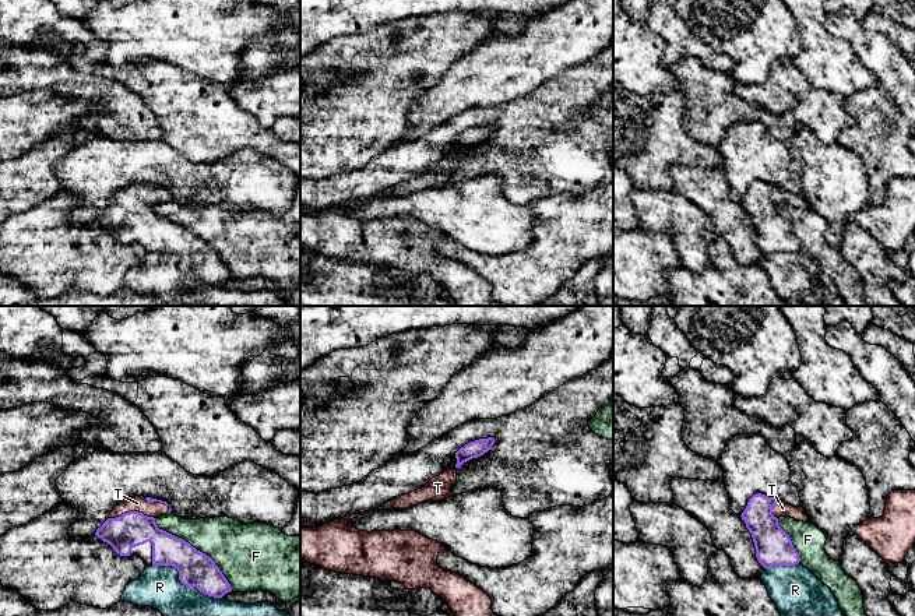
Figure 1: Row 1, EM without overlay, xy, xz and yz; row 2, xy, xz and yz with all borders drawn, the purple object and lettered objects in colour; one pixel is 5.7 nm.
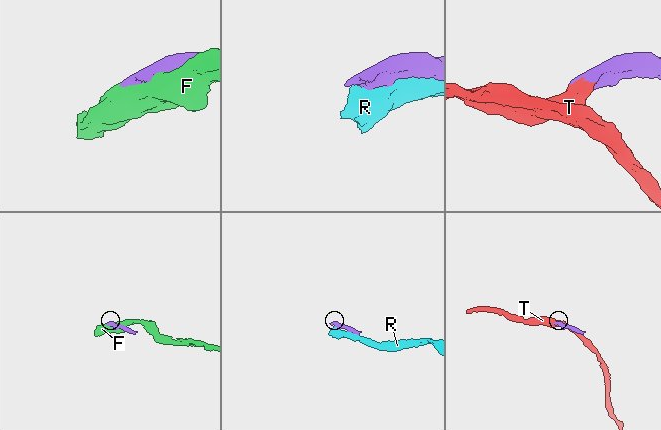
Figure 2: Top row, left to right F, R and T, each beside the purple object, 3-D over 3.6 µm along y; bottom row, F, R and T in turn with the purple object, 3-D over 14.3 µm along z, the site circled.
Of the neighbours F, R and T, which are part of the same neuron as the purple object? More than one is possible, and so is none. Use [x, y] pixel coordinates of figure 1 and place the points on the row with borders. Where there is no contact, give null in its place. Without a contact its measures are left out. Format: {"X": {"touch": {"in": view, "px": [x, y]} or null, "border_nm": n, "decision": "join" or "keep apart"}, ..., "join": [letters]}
{"F": {"touch": {"in": "xy", "px": [194, 548]}, "border_nm": 600, "decision": "keep apart"}, "R": {"touch": {"in": "xy", "px": [183, 584]}, "border_nm": 440, "decision": "keep apart"}, "T": {"touch": {"in": "xy", "px": [132, 511]}, "border_nm": 260, "decision": "join"}, "join": ["T"]}

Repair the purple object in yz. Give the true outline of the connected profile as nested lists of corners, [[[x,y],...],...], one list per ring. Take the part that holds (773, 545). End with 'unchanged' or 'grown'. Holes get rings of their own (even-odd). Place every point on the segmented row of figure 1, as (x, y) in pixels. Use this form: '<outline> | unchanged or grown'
[[[756,493],[749,499],[740,517],[752,534],[756,557],[764,569],[795,566],[800,562],[789,535],[779,527],[778,518],[791,517],[807,522],[809,517],[802,506],[793,507],[775,497]]] | grown

